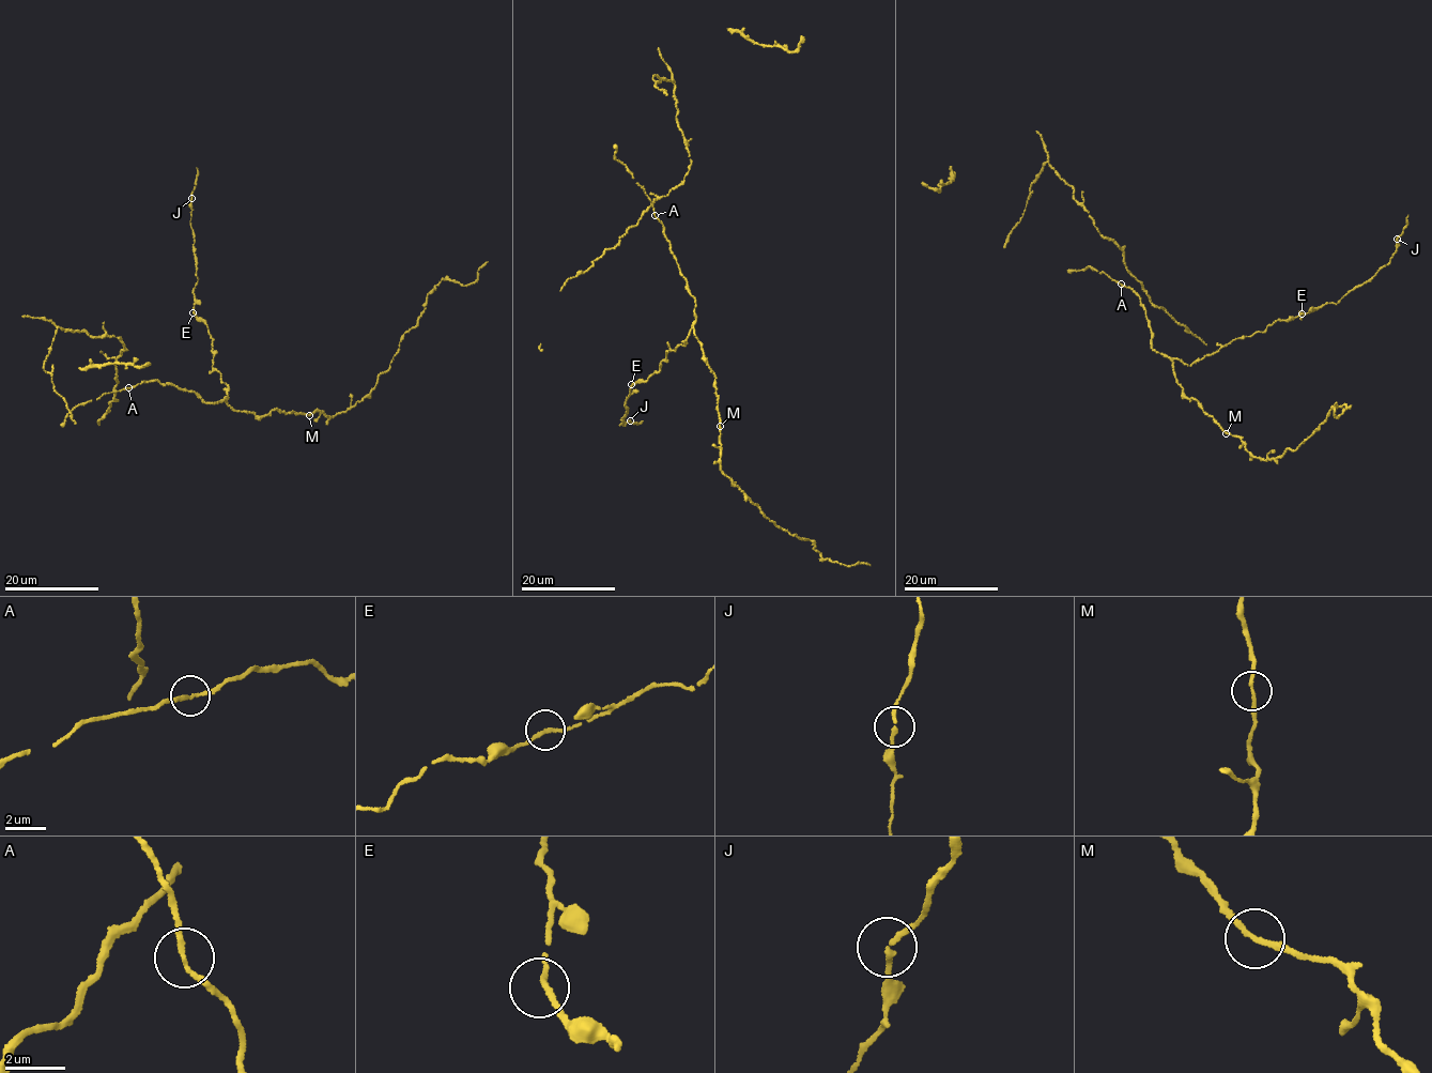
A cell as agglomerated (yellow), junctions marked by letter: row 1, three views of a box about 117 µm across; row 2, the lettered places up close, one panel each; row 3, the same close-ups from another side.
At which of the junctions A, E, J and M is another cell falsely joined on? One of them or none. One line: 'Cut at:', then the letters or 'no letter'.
Cut at: no letter

